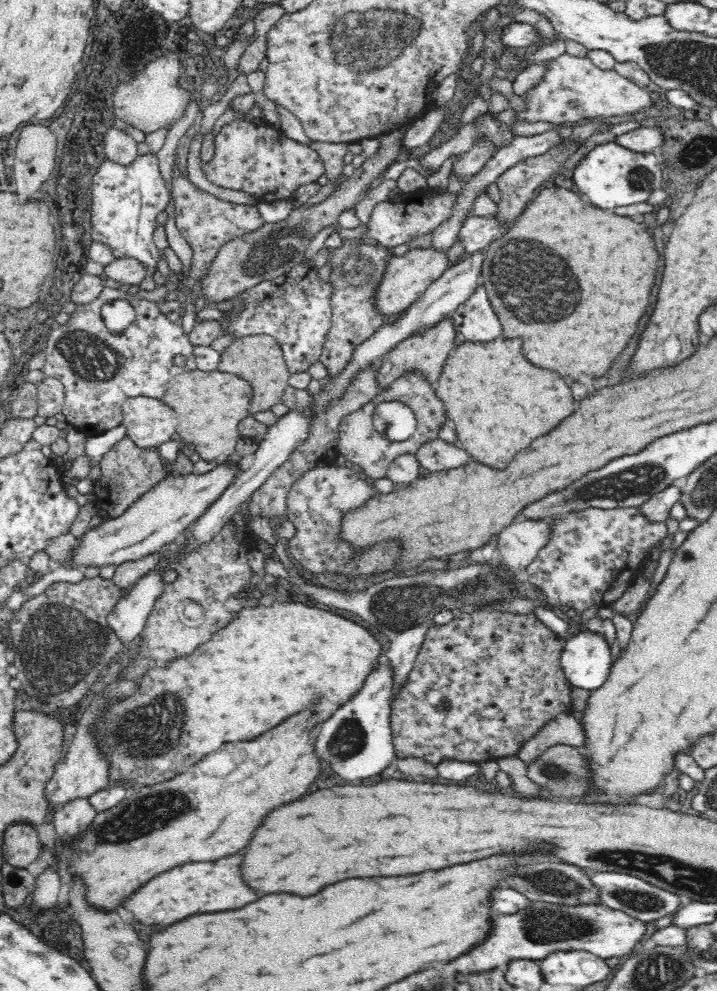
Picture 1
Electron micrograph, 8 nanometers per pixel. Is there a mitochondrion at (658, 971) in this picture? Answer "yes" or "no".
yes

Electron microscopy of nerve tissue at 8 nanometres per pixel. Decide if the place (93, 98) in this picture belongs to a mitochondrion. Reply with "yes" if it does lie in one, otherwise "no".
no

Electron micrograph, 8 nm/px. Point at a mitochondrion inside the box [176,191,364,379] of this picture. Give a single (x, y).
(275, 249)

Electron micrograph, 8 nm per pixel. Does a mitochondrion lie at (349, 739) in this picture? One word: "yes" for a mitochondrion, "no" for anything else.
yes

